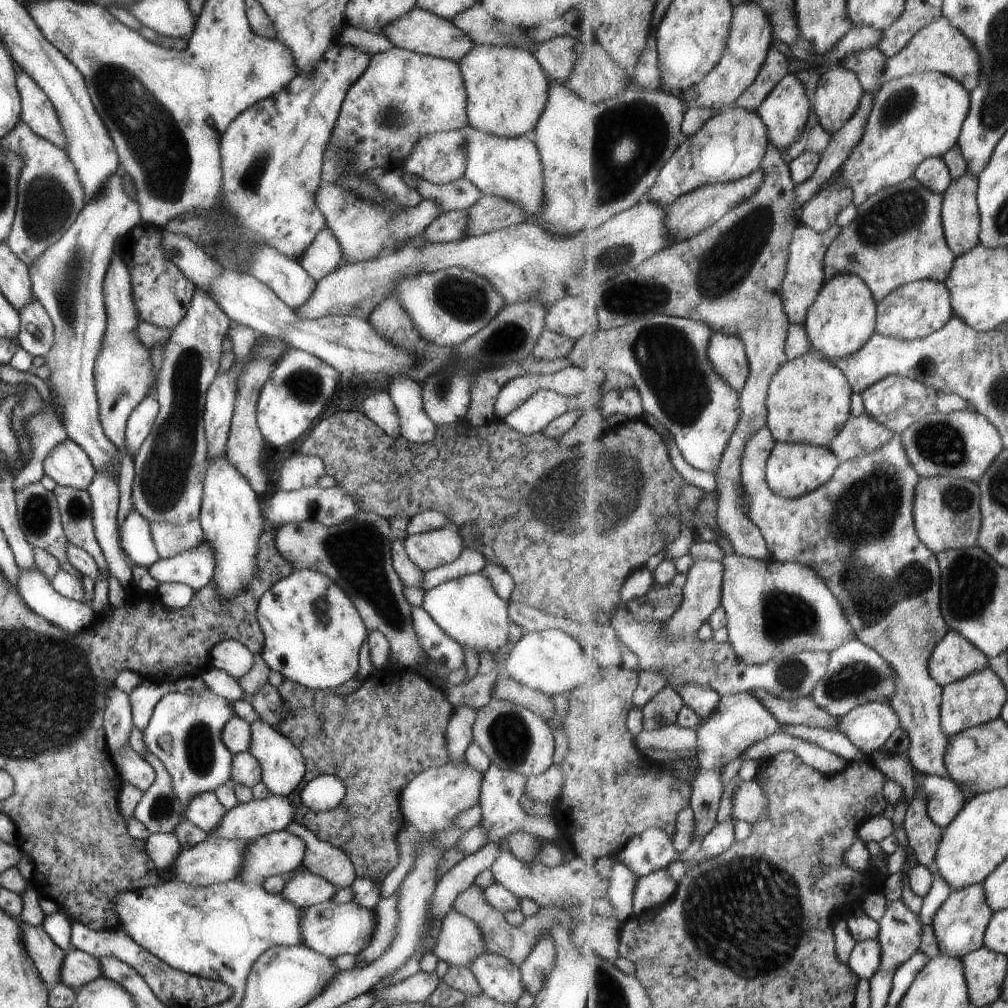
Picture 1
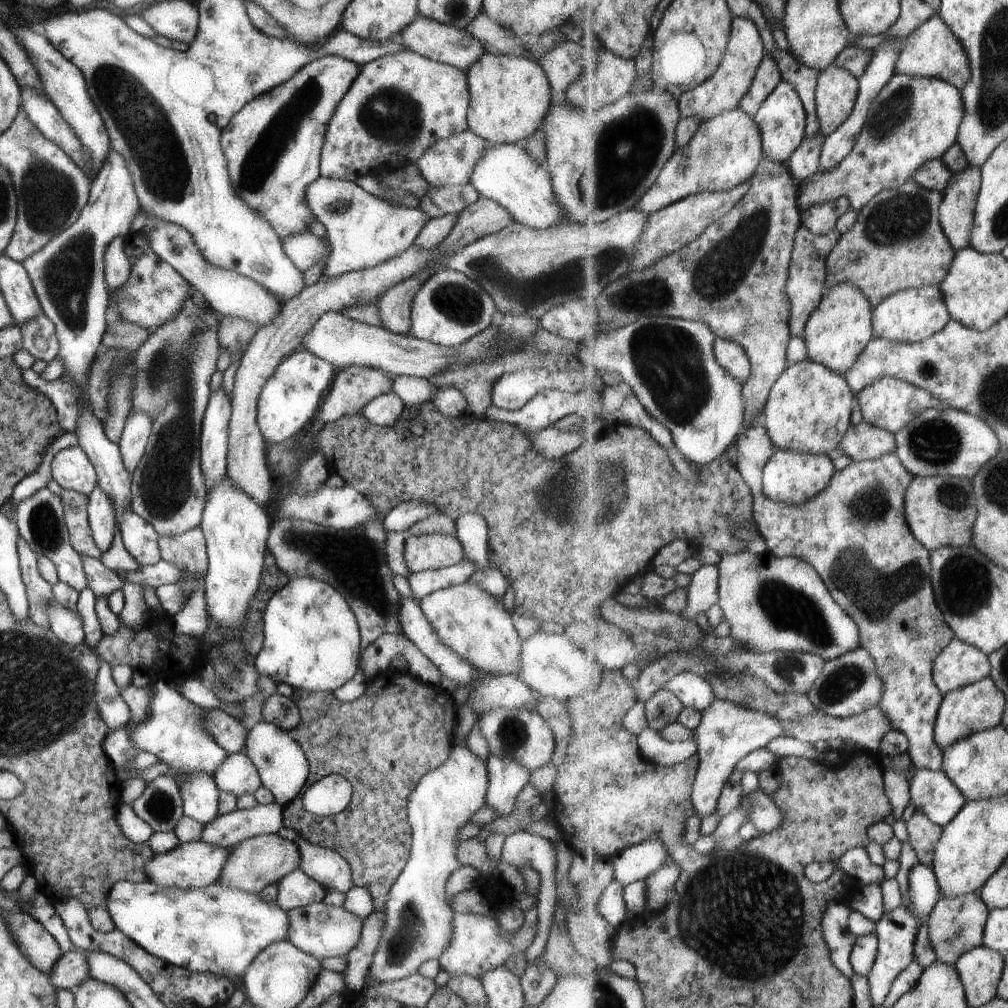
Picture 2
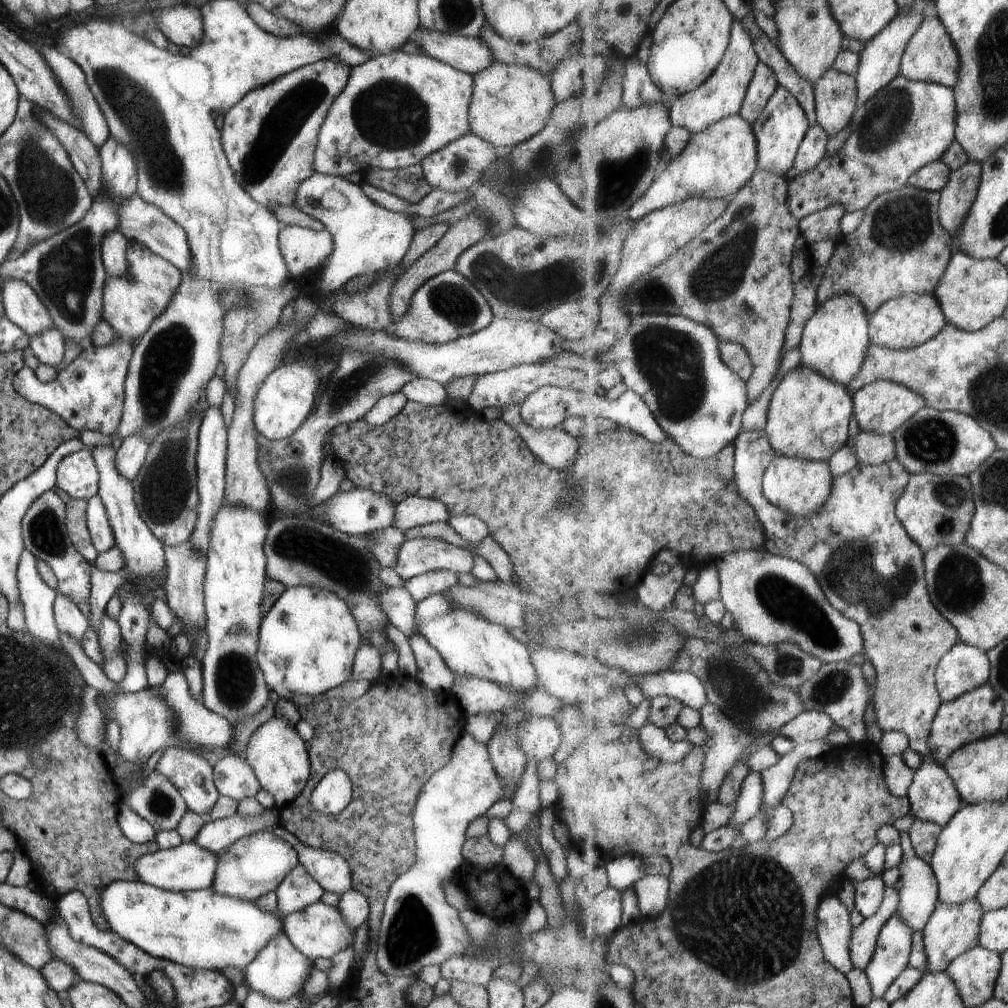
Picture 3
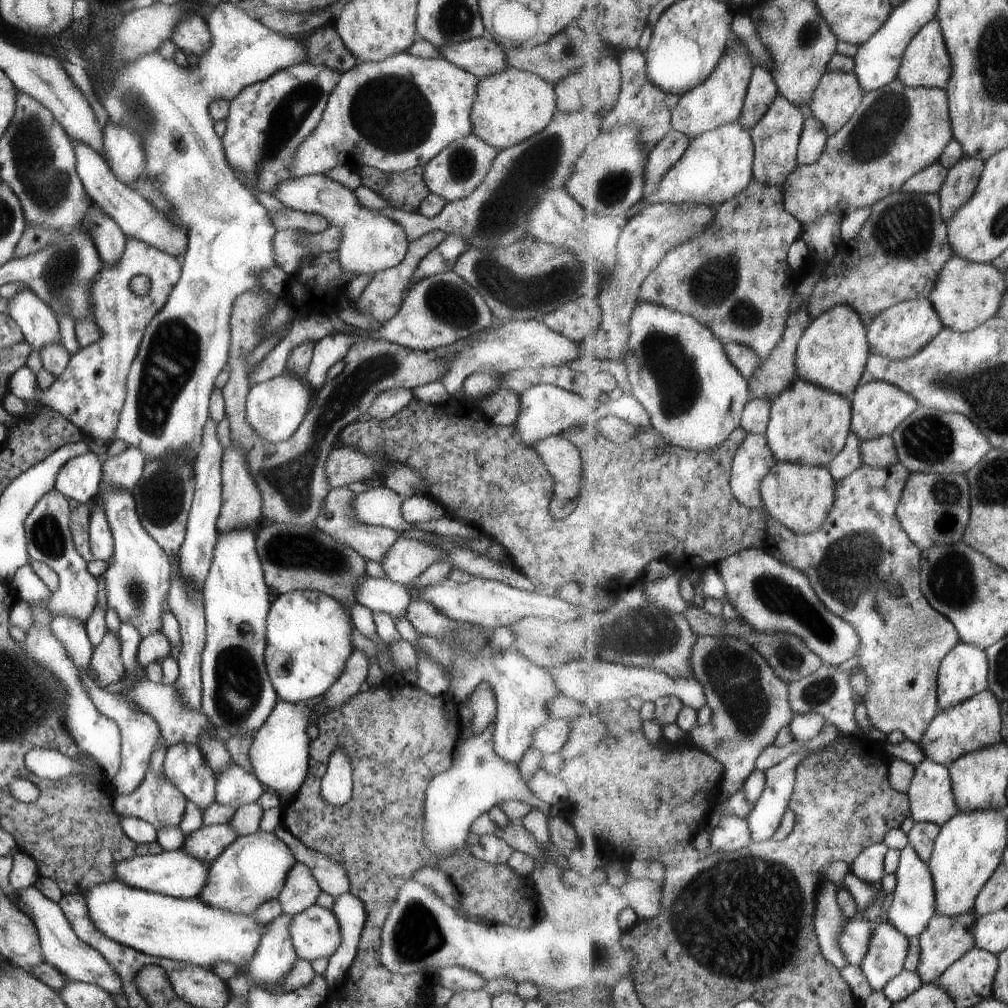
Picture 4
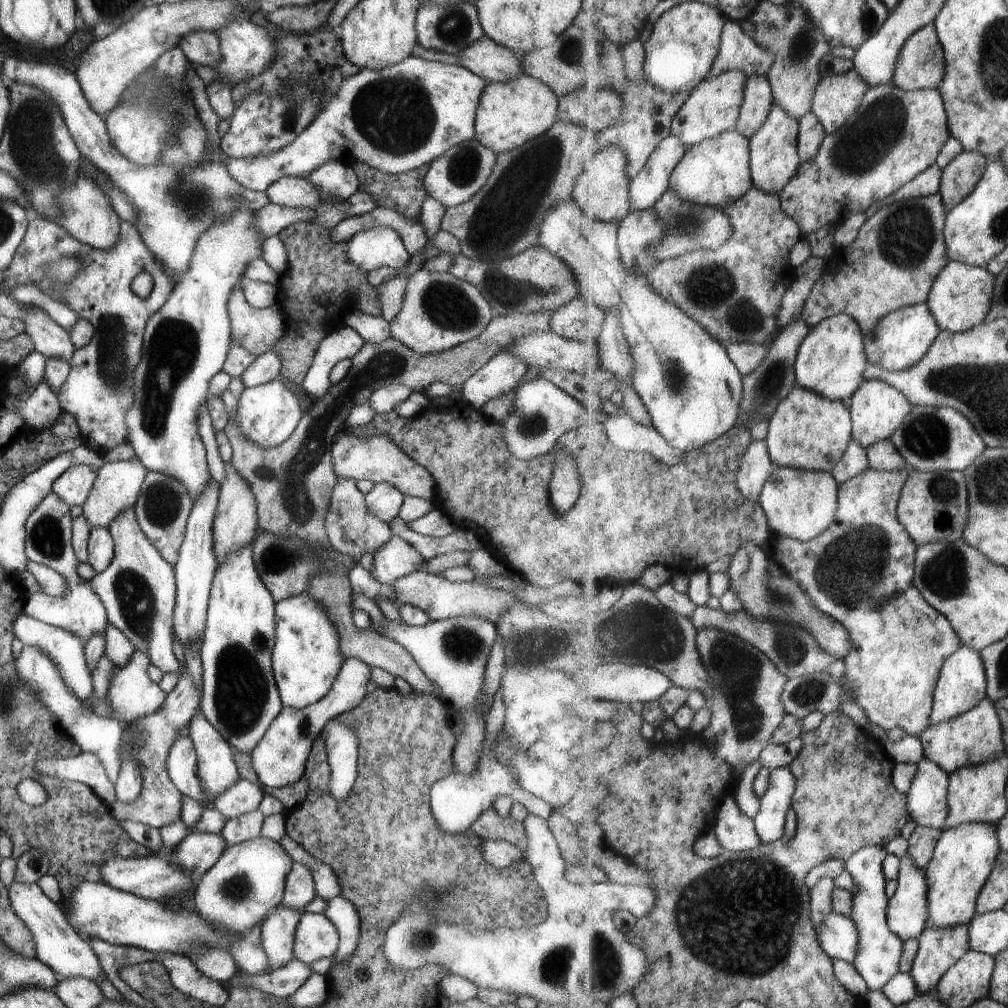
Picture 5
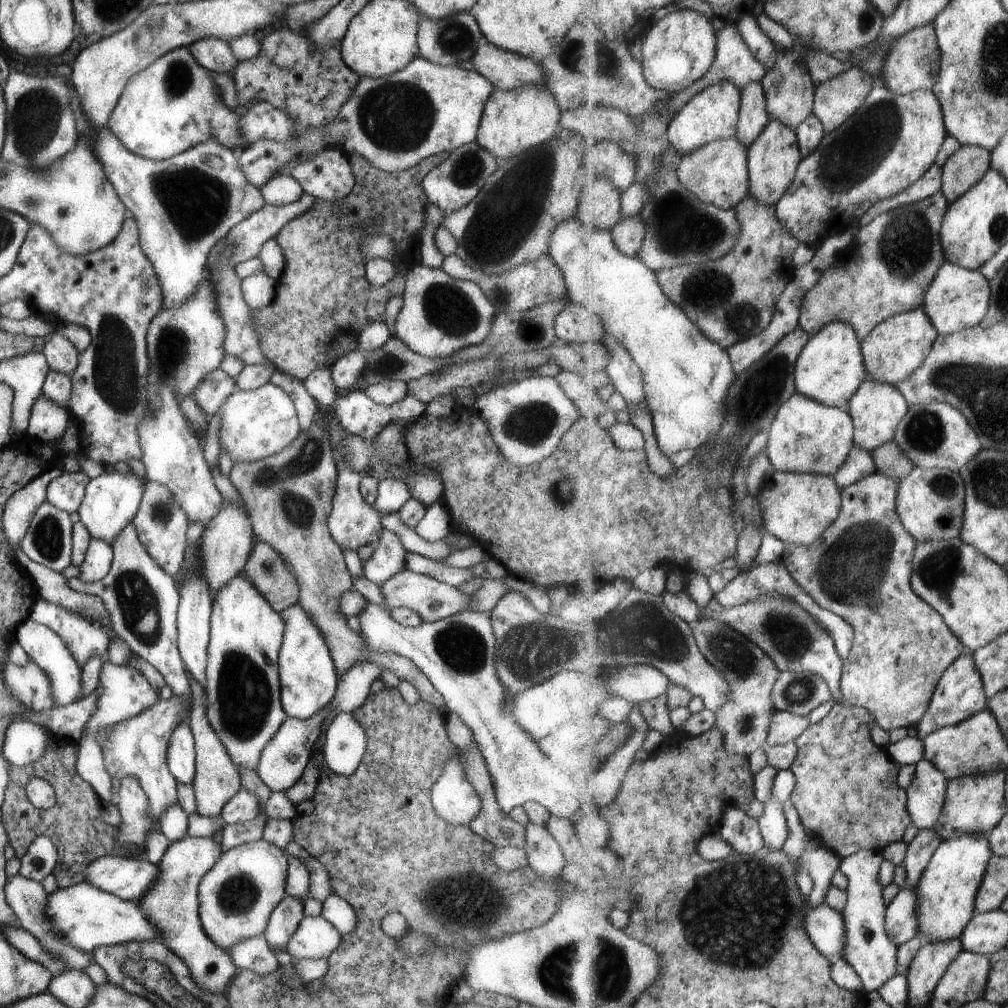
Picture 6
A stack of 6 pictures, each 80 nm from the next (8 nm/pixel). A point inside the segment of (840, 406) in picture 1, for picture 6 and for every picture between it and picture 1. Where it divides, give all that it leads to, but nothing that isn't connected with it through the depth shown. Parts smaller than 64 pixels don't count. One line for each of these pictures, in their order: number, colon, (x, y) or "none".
2: (810, 407)
3: (809, 416)
4: (809, 425)
5: (810, 432)
6: (807, 436)

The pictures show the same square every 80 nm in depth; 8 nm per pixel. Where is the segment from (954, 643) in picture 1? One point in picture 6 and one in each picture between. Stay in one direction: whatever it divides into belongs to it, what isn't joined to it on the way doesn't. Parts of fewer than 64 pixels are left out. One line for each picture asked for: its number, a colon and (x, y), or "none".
2: (961, 664)
3: (965, 668)
4: (965, 672)
5: (962, 685)
6: (961, 694)

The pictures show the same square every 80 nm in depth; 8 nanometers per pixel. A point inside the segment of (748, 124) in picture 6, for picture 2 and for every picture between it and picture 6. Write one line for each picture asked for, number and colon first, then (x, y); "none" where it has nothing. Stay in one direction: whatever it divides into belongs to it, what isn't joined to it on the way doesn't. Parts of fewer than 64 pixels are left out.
2: (768, 77)
3: (765, 84)
4: (763, 90)
5: (758, 99)

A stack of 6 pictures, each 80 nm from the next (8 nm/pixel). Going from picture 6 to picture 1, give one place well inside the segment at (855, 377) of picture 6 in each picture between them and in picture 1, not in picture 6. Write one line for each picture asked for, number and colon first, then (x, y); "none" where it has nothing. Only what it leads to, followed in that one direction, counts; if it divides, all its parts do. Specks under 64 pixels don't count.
1: (843, 319)
2: (841, 327)
3: (836, 340)
4: (833, 352)
5: (832, 361)

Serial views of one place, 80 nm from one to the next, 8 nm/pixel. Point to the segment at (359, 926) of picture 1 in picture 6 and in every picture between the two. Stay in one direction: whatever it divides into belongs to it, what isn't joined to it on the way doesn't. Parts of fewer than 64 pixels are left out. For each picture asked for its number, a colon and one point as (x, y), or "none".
2: (323, 931)
3: (317, 930)
4: (314, 932)
5: (315, 936)
6: (313, 938)

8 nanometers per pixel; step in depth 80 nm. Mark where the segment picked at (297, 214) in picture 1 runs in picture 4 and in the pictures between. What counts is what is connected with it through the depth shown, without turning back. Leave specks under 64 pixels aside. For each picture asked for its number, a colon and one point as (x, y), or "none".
2: (272, 144)
3: (268, 136)
4: (266, 120)

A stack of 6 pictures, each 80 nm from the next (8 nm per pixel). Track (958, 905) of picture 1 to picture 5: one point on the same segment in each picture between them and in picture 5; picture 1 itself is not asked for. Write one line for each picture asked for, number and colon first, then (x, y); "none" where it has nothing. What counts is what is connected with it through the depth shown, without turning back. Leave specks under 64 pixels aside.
2: (956, 926)
3: (951, 931)
4: (946, 940)
5: (940, 948)

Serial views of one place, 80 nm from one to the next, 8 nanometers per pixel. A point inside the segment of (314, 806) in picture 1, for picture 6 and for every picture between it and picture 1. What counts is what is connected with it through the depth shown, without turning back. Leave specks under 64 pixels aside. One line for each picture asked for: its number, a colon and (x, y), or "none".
2: (330, 794)
3: (333, 791)
4: (336, 787)
5: (340, 741)
6: (344, 743)

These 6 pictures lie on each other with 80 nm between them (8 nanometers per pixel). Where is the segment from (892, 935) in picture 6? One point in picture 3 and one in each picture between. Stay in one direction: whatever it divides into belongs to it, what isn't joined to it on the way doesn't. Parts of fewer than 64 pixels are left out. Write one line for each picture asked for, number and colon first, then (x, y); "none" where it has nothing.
3: (919, 891)
4: (914, 904)
5: (907, 913)

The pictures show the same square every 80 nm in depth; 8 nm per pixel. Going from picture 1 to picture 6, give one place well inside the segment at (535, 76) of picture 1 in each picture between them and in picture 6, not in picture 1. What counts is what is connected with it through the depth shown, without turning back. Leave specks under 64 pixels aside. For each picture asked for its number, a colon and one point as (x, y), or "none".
2: (509, 96)
3: (509, 103)
4: (511, 105)
5: (508, 114)
6: (512, 122)

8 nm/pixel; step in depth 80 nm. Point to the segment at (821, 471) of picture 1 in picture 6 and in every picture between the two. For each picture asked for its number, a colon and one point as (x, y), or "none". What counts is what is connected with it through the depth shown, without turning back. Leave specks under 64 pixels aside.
2: (793, 477)
3: (800, 488)
4: (800, 497)
5: (800, 504)
6: (798, 508)

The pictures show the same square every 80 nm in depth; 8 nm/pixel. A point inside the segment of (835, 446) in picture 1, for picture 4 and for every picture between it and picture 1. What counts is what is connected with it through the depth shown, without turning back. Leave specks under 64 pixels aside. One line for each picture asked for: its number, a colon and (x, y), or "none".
2: (866, 442)
3: (872, 449)
4: (878, 453)

